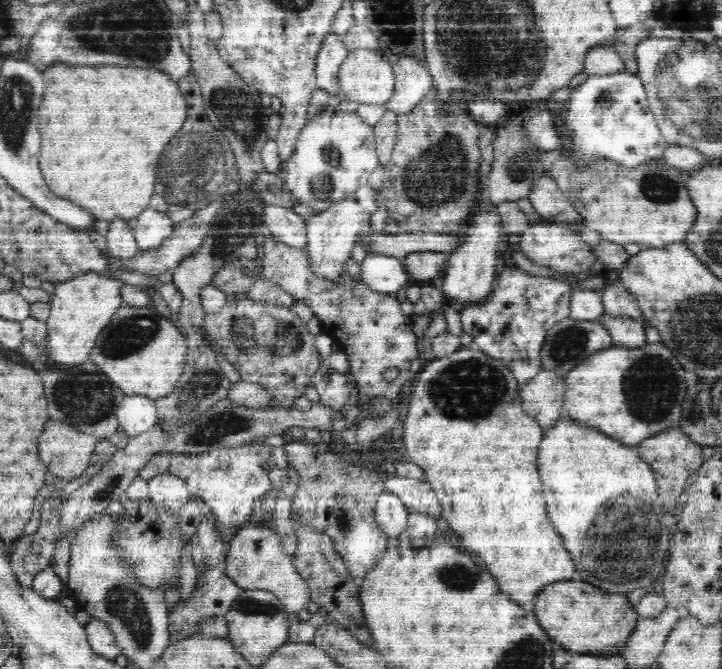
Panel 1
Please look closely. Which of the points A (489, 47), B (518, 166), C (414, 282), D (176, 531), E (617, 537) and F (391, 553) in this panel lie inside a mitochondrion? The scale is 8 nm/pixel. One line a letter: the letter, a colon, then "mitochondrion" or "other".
A: mitochondrion
B: mitochondrion
C: other
D: other
E: mitochondrion
F: other

